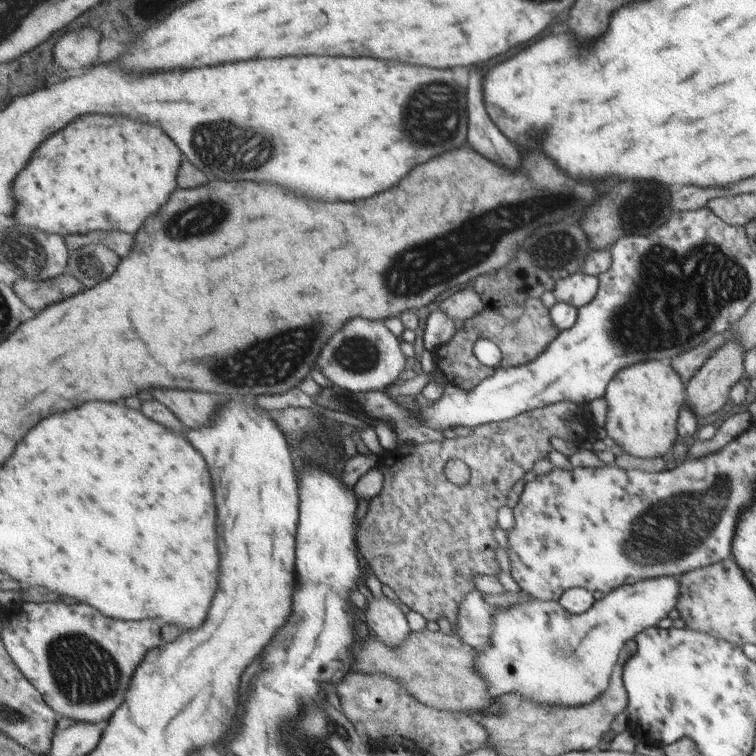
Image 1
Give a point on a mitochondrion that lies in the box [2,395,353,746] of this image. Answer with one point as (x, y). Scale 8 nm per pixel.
(83, 672)

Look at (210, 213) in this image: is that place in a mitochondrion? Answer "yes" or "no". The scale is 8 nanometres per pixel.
yes

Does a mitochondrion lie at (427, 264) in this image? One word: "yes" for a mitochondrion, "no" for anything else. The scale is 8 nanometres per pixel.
yes

